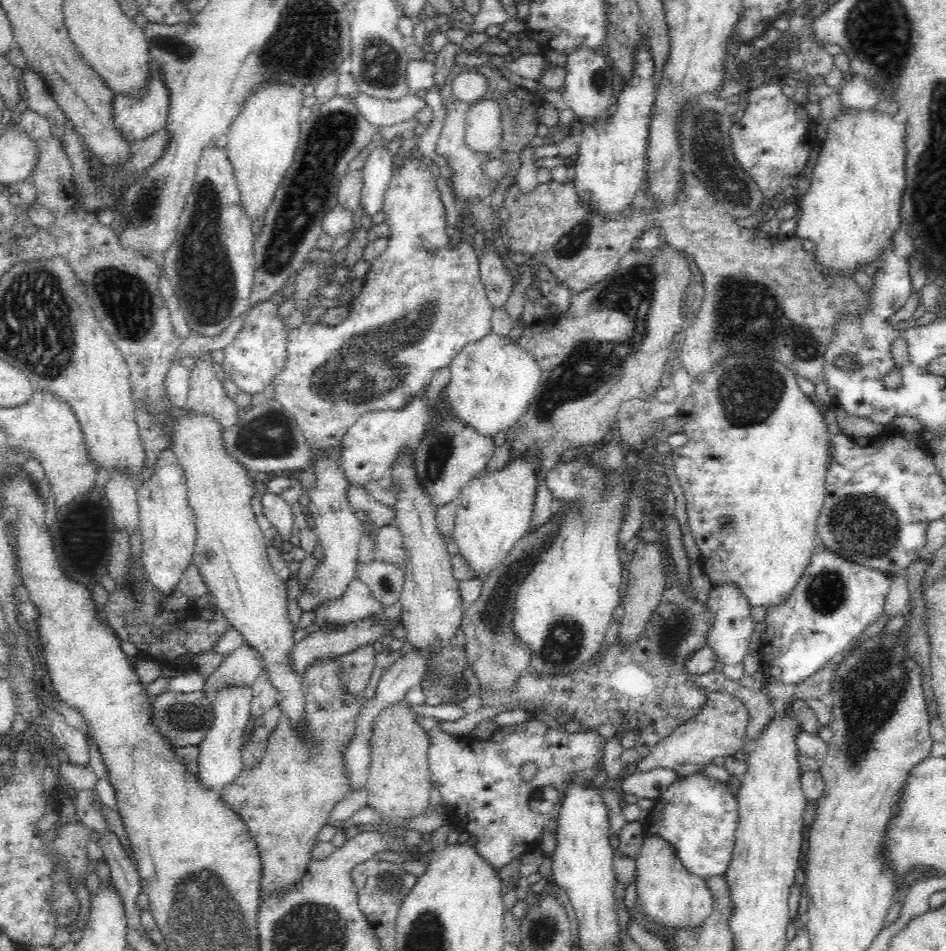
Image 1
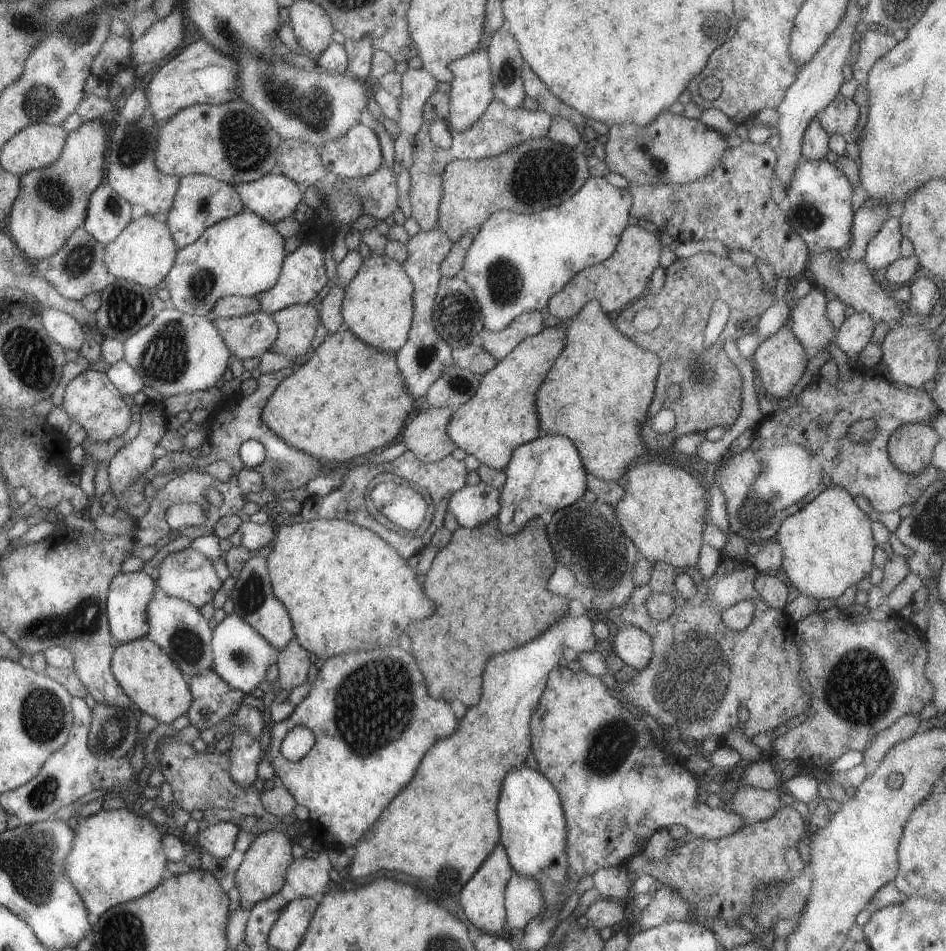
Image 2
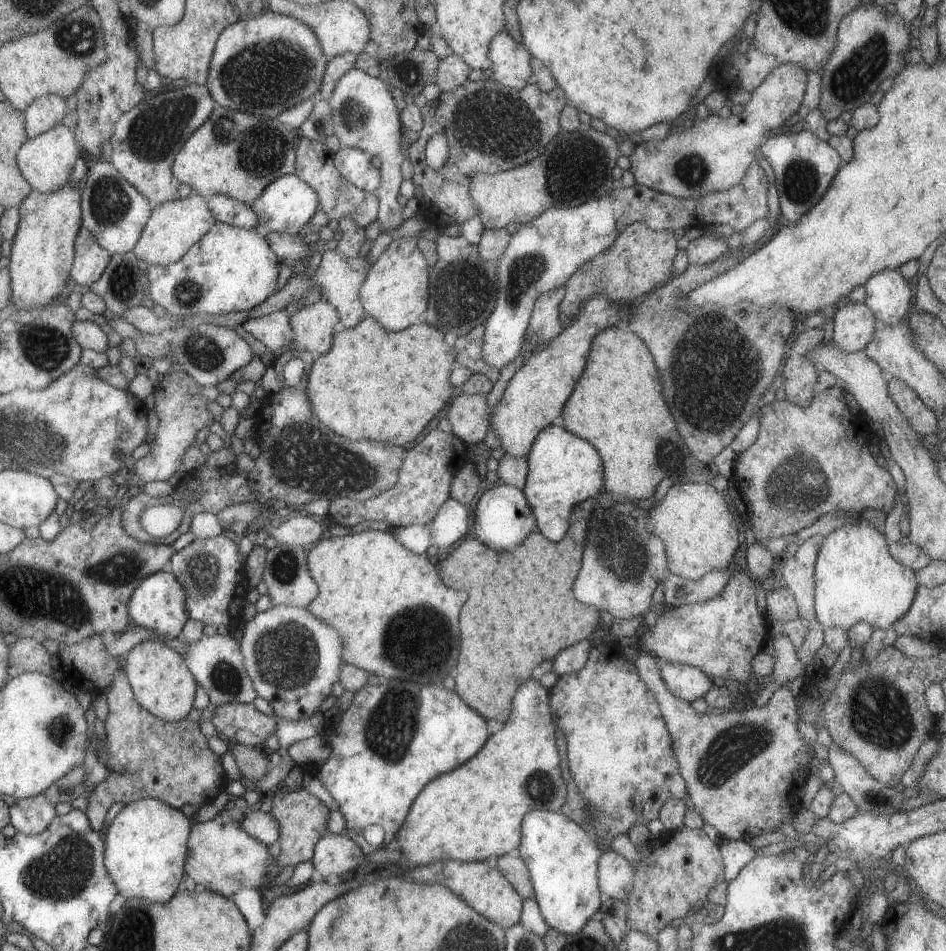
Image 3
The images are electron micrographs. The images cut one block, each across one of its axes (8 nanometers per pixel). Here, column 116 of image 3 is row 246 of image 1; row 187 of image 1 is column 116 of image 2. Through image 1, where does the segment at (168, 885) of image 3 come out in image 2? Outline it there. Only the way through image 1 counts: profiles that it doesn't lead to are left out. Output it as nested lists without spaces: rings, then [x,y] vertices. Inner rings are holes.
[[[125,807],[109,811],[101,809],[86,818],[78,818],[73,828],[73,844],[71,844],[71,850],[69,850],[67,858],[65,858],[65,872],[67,878],[71,880],[71,884],[73,884],[75,890],[77,890],[77,894],[79,894],[81,900],[83,900],[85,910],[87,910],[87,916],[89,916],[89,924],[93,924],[108,908],[123,902],[129,902],[129,900],[135,900],[135,898],[139,898],[139,896],[143,896],[146,892],[153,890],[153,888],[159,886],[161,881],[168,875],[165,870],[167,858],[165,852],[163,852],[163,846],[161,846],[161,838],[163,838],[161,825],[153,823],[148,817],[142,818]]]

